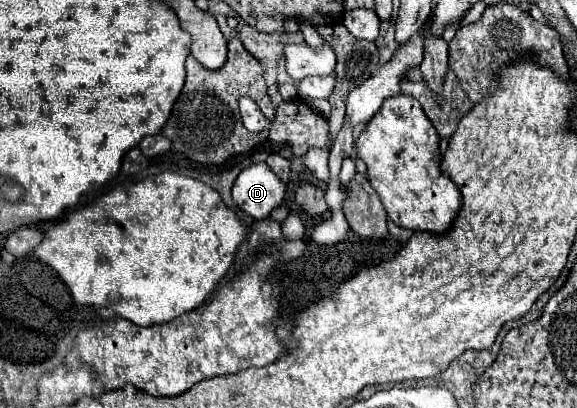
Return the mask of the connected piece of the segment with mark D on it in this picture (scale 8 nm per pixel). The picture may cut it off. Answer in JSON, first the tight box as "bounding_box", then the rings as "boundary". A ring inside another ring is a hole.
{"bounding_box":[232,163,286,221],"boundary":[[[254,163],[244,169],[232,187],[234,203],[254,221],[266,219],[276,207],[280,207],[284,195],[286,183],[280,181],[266,163]]]}

